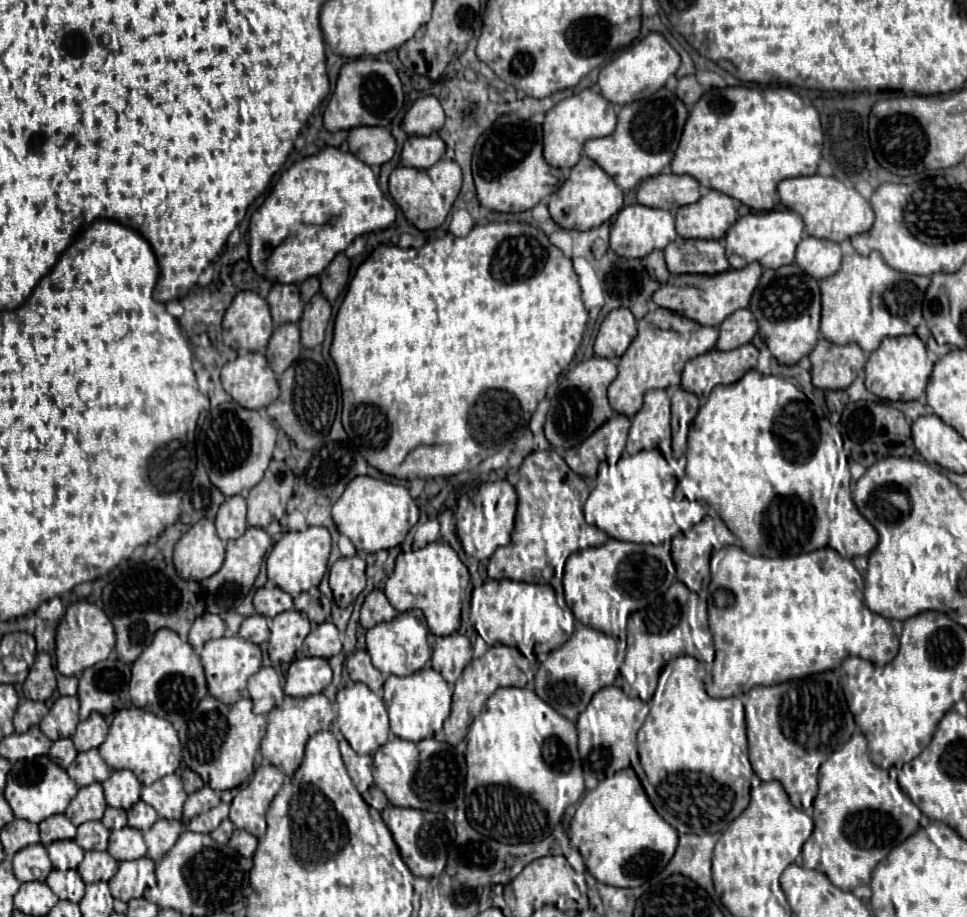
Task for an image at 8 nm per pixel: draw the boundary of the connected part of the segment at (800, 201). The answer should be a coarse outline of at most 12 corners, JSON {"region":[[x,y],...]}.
{"region":[[819,174],[779,182],[809,236],[843,242],[873,226],[861,194]]}

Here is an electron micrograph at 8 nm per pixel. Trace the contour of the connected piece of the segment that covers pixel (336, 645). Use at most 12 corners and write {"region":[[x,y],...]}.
{"region":[[331,622],[311,628],[305,656],[331,658],[341,652],[339,630]]}

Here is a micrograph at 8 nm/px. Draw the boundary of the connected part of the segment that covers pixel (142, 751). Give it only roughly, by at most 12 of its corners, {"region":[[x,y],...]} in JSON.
{"region":[[119,710],[99,746],[109,768],[143,786],[179,768],[167,720]]}

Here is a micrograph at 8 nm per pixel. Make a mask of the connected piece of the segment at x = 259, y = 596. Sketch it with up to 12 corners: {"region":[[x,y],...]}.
{"region":[[267,584],[255,592],[253,606],[275,618],[293,608],[293,598]]}

